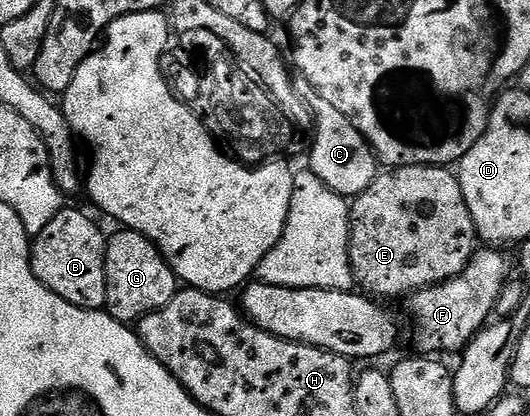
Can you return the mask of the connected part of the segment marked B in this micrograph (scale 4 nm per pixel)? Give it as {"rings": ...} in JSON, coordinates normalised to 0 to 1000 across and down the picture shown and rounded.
{"rings":[[[119,495],[91,543],[62,567],[57,589],[57,644],[72,673],[98,704],[121,714],[145,738],[189,748],[200,733],[200,579],[202,567],[155,507]]]}

